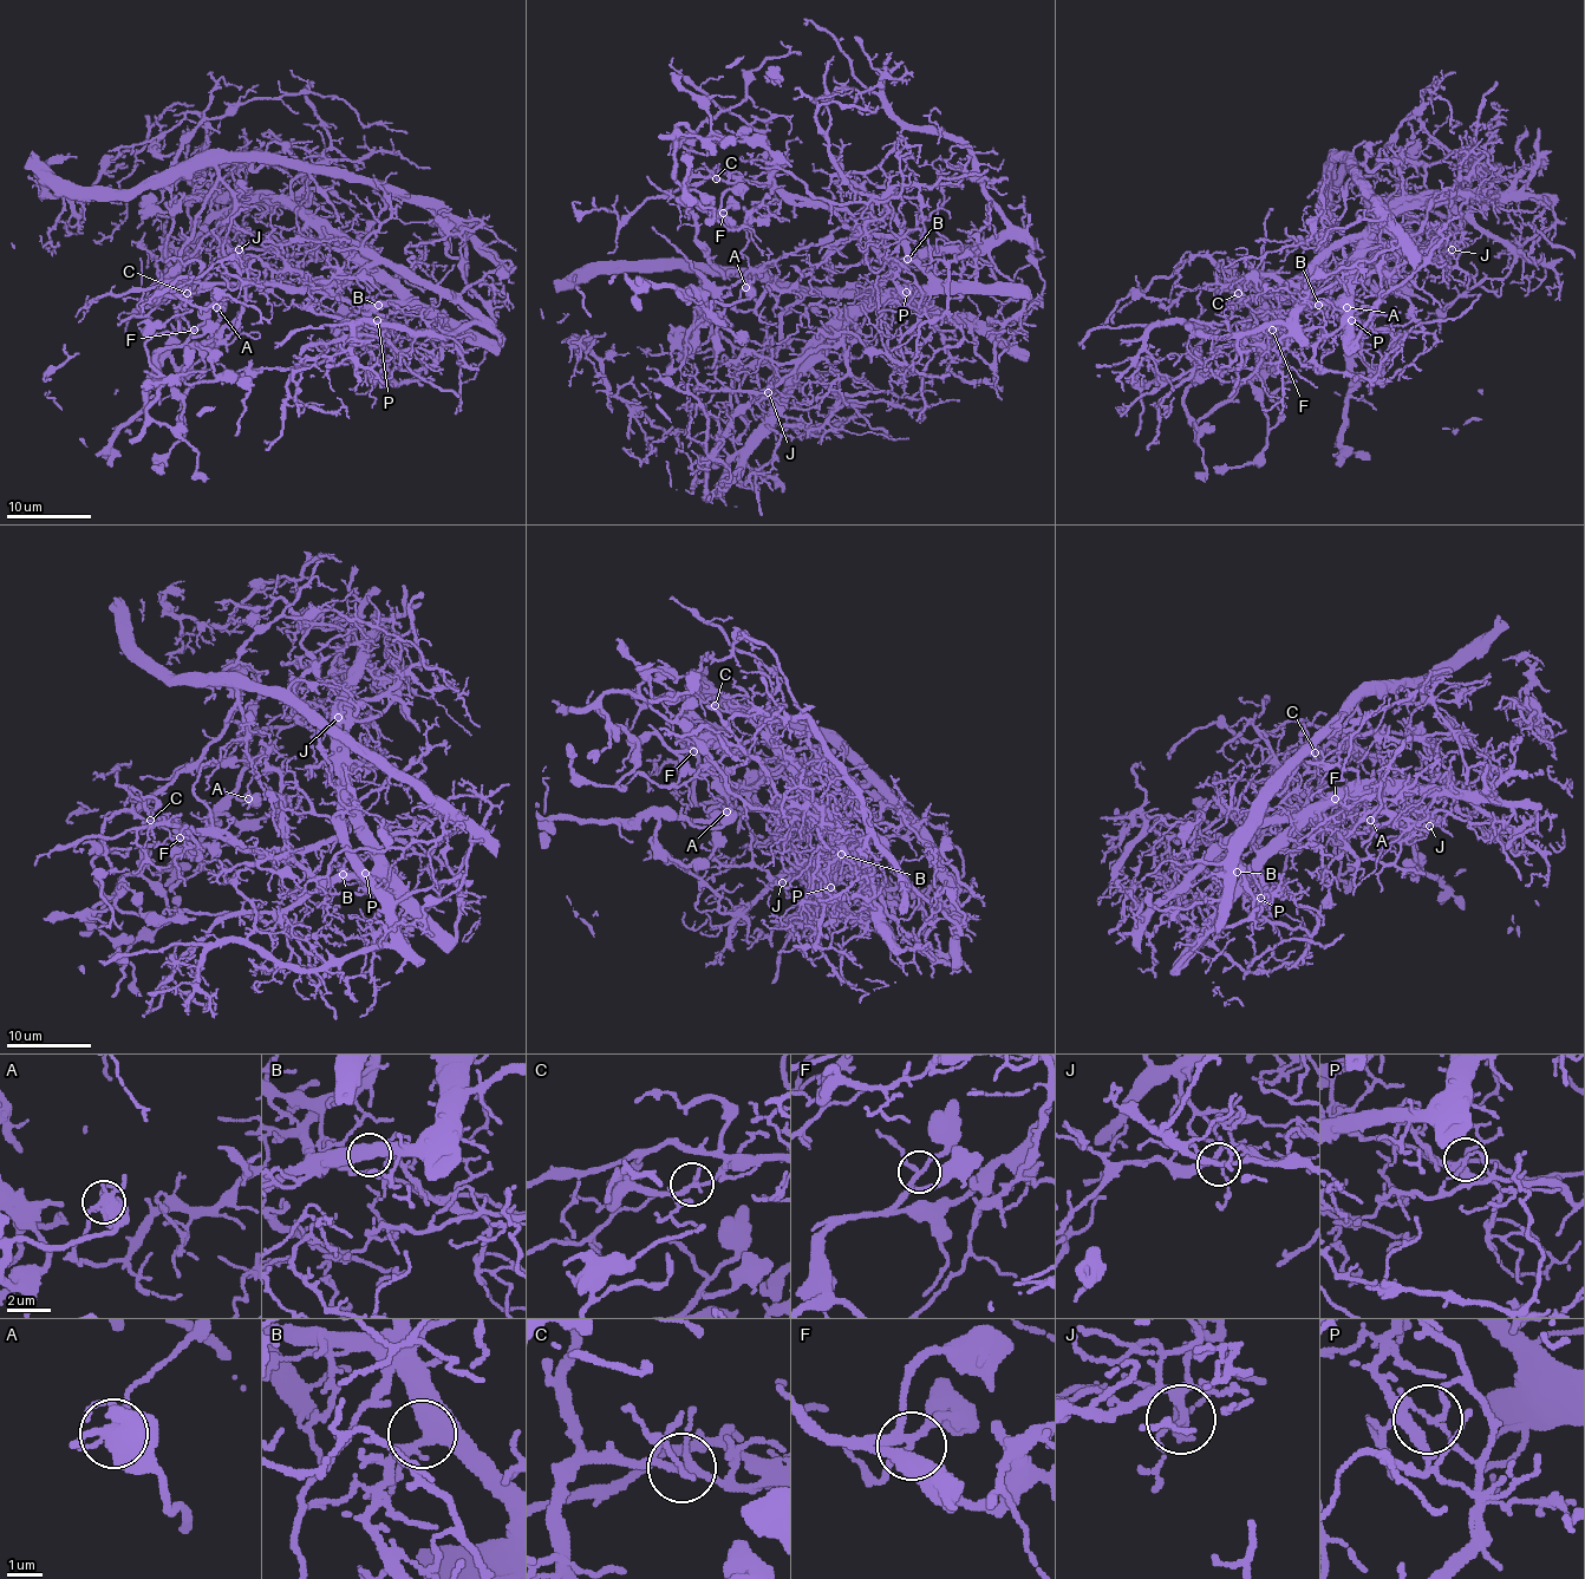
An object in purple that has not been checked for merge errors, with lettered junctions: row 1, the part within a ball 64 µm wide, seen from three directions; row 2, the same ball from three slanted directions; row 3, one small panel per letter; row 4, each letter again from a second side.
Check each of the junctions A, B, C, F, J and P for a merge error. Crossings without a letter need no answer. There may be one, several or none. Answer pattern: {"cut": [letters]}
{"cut": ["A", "C", "P"]}

